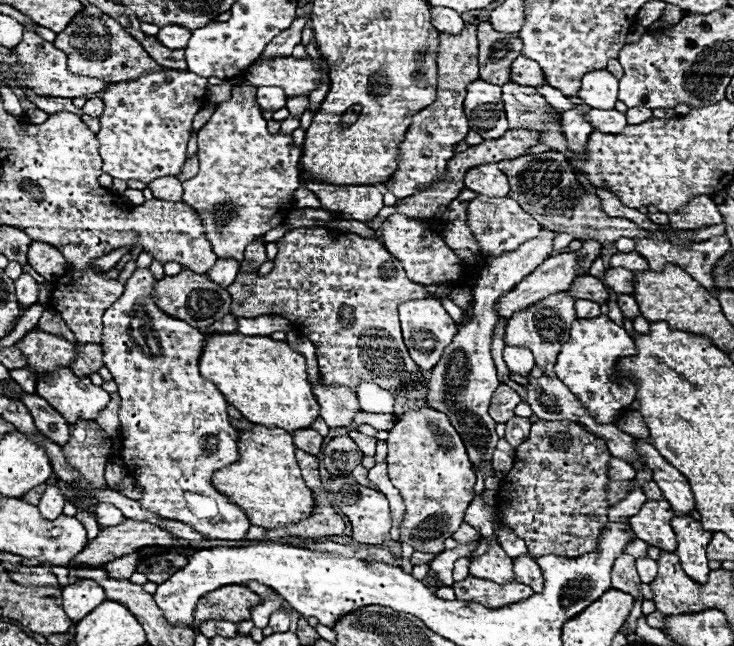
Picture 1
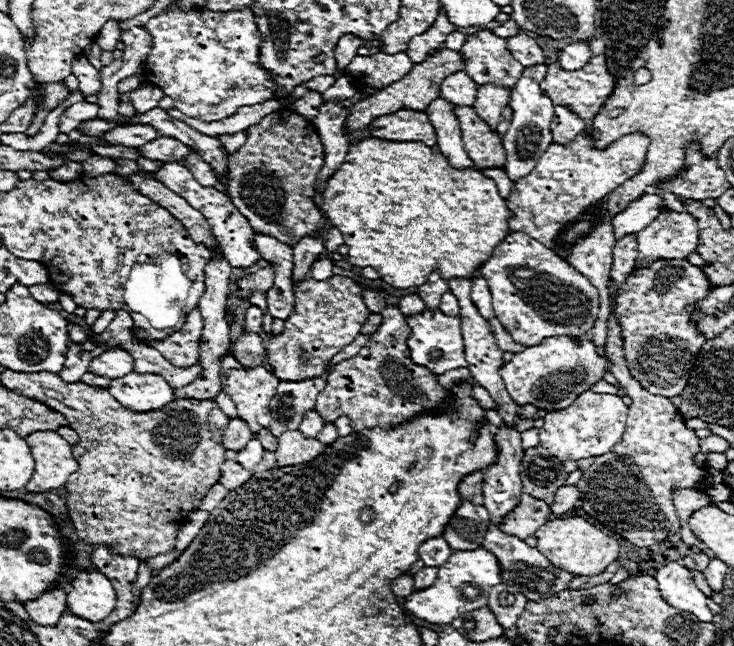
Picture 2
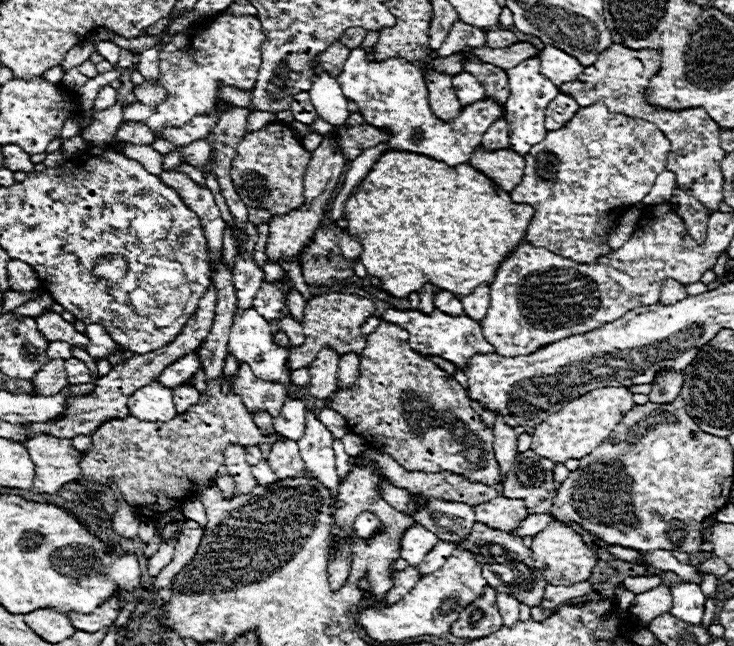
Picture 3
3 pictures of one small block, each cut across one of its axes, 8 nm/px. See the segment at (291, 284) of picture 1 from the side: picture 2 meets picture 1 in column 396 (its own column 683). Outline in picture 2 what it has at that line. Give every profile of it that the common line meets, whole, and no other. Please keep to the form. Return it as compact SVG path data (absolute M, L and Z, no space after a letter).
M658 260L650 268L642 268L636 276L630 274L626 278L616 300L616 314L624 338L624 356L630 374L650 394L666 398L682 394L690 368L706 342L706 338L698 336L696 328L688 322L684 306L704 300L710 286L706 274L688 260Z

